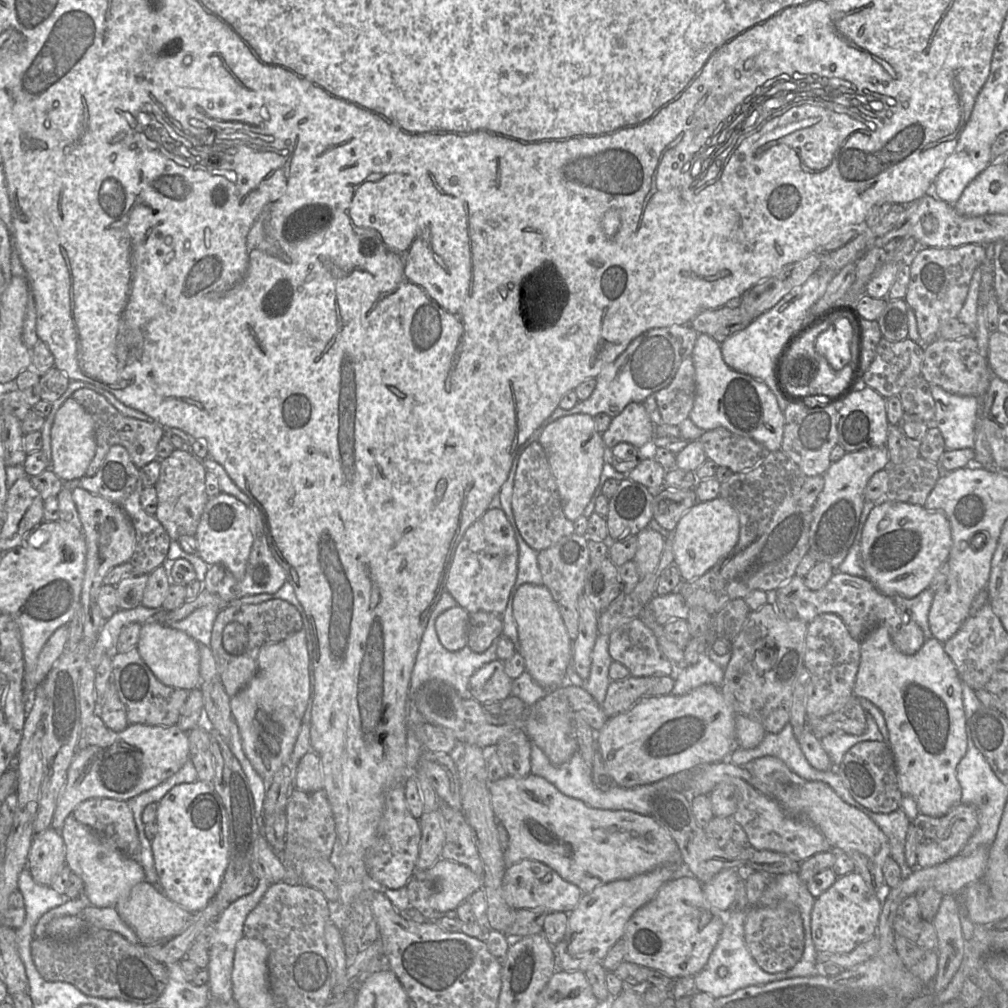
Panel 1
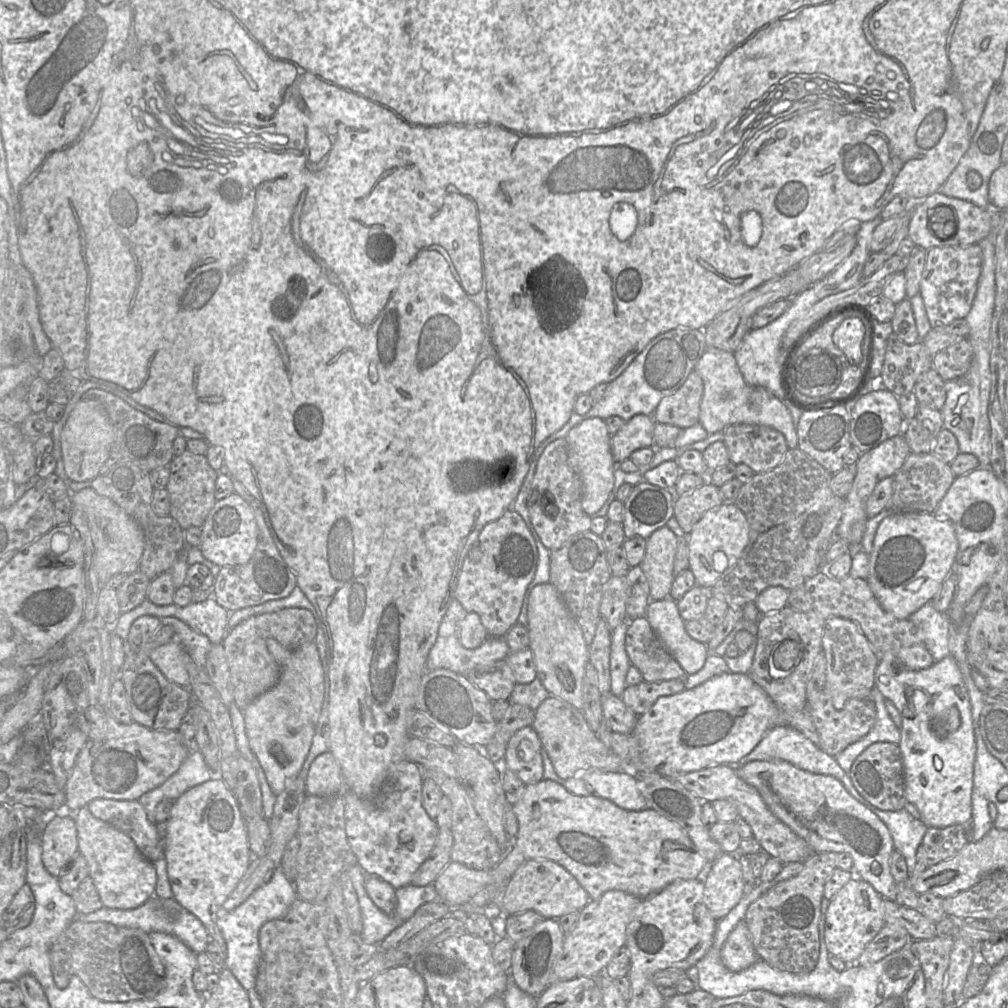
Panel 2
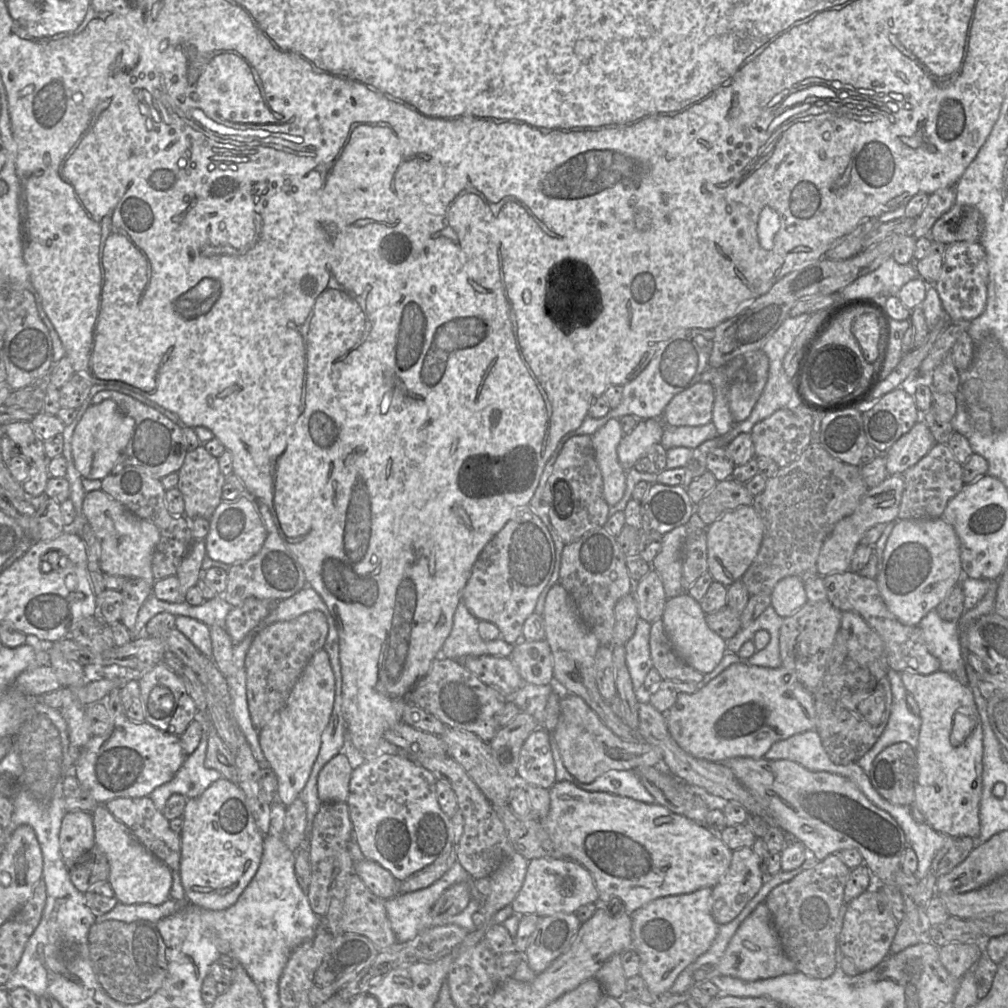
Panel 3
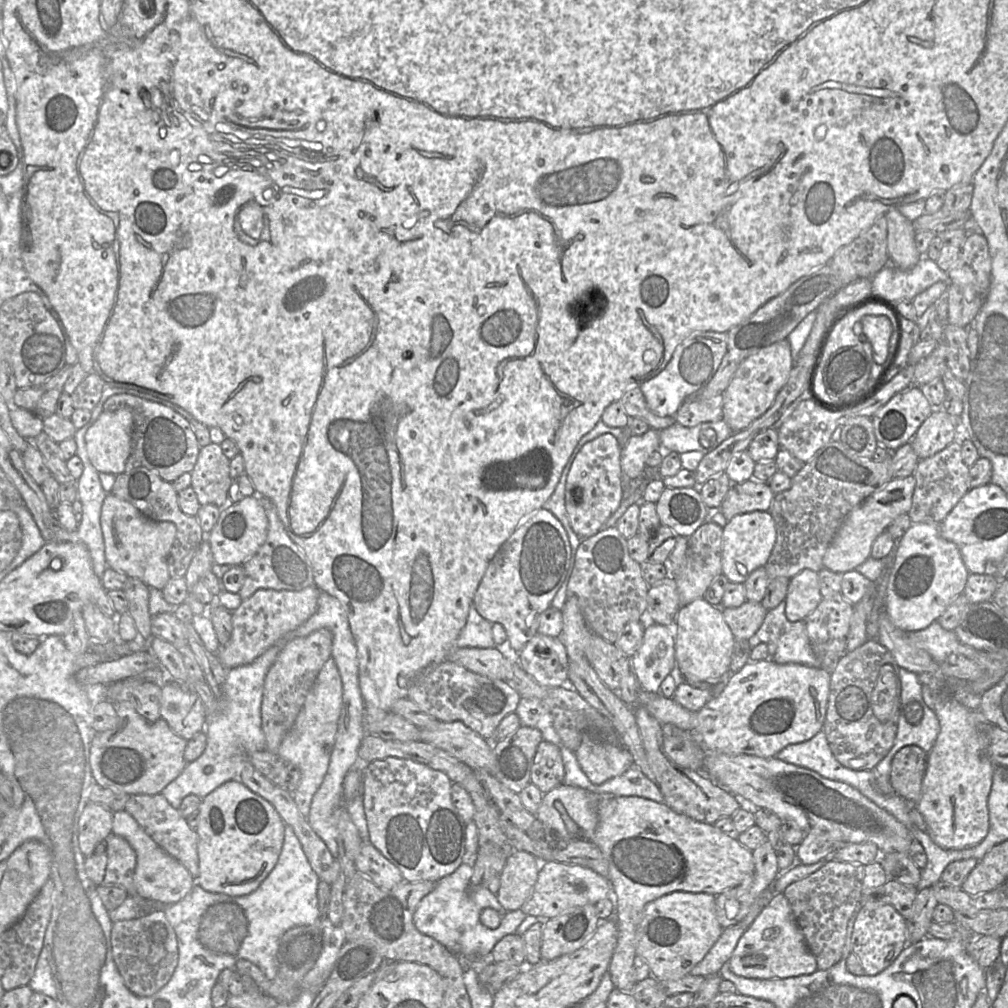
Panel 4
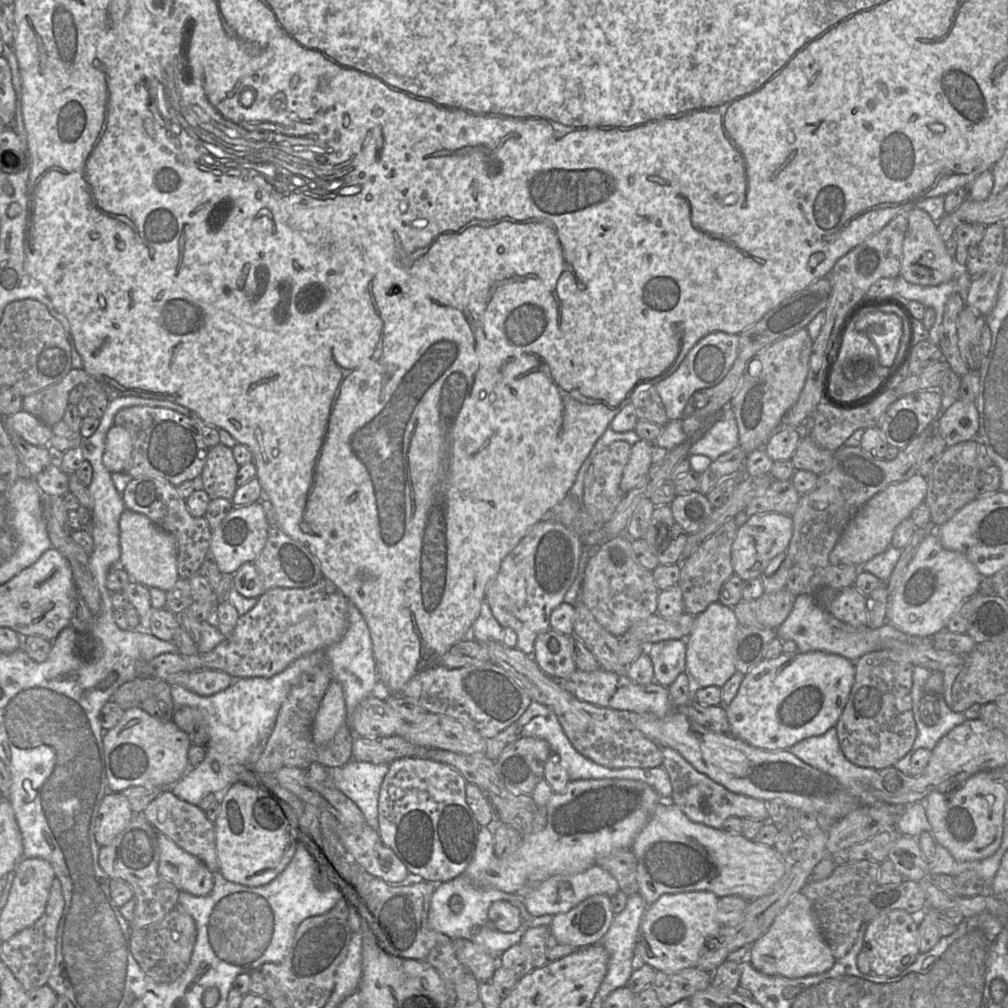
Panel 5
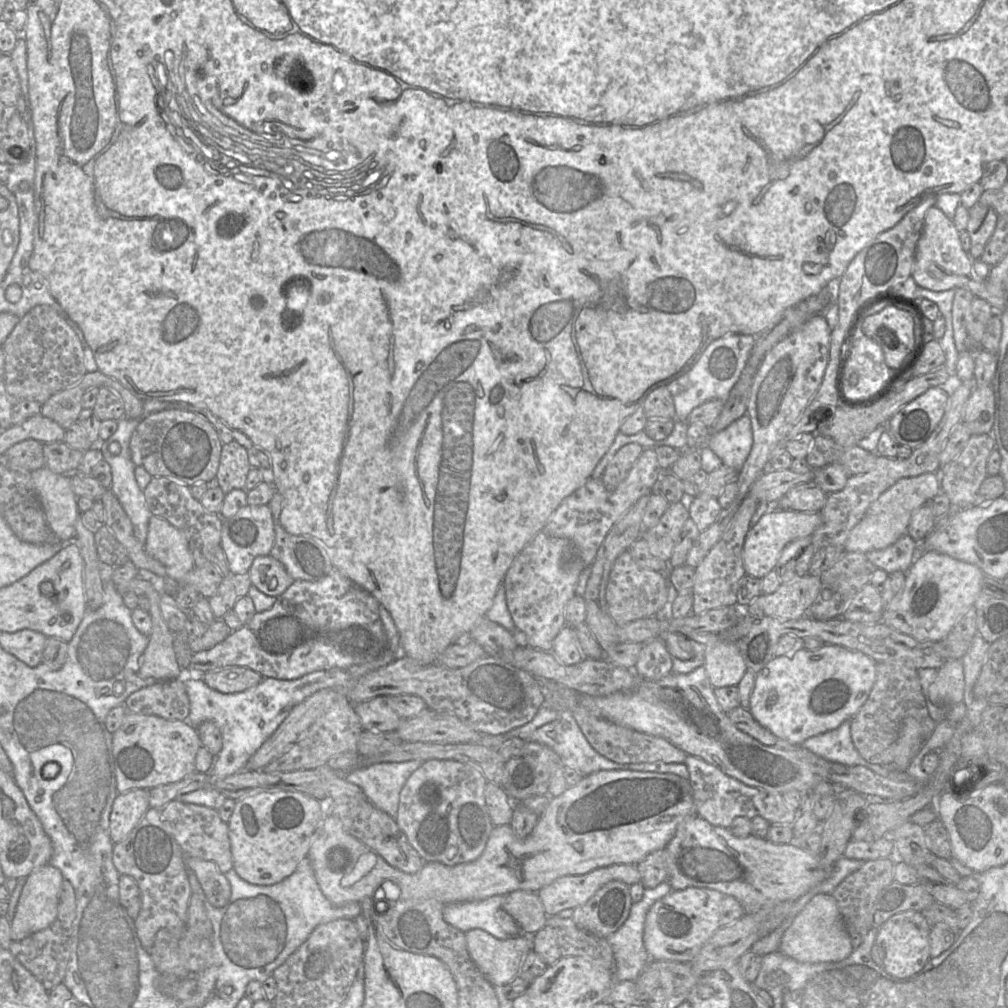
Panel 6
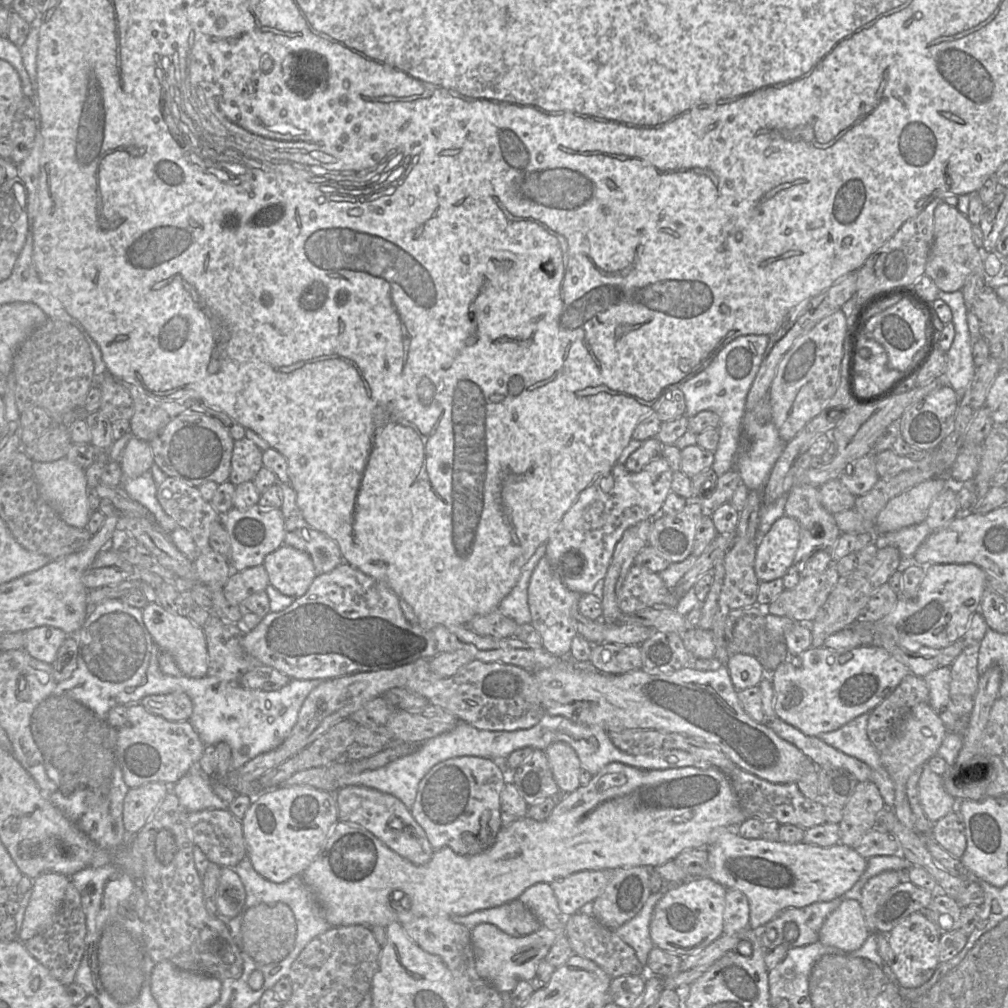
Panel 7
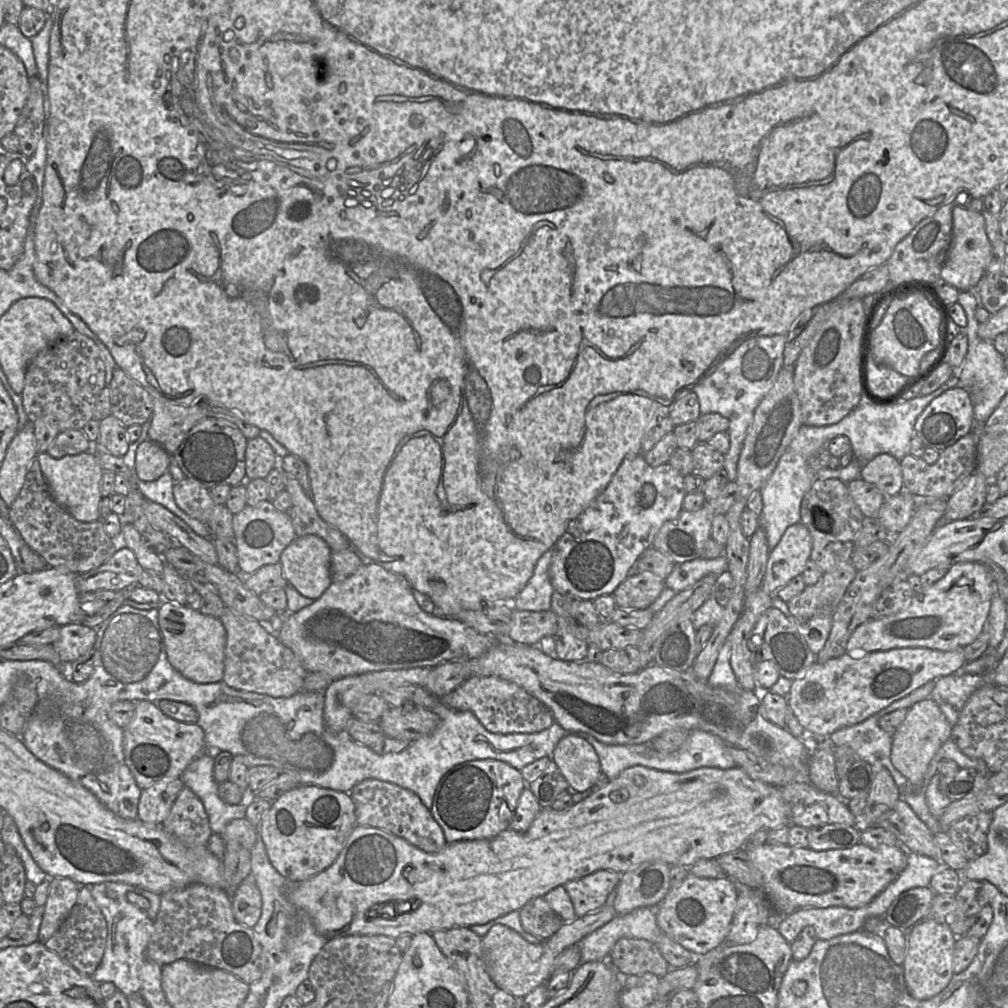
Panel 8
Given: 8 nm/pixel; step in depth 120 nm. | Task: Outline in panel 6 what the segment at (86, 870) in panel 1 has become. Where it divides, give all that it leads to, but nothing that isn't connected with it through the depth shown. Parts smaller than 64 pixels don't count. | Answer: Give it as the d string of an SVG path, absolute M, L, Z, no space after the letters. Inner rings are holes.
M187 856L184 862L186 873L189 868L195 874L205 901L215 908L224 907L231 896L231 886L226 876L218 870L216 864Z

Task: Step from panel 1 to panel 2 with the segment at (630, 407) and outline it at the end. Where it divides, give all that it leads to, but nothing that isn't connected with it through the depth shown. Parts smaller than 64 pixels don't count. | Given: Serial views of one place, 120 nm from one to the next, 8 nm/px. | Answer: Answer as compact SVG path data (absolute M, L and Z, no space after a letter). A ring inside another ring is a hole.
M637 414L611 436L611 453L614 461L620 462L630 458L633 451L653 446L655 420L652 416Z

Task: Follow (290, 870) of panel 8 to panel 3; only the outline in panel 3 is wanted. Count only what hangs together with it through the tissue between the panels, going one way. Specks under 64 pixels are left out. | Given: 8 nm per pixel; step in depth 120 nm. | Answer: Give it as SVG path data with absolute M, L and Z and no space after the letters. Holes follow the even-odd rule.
M219 779L199 797L187 800L181 819L183 826L179 833L181 840L179 875L185 899L193 905L212 911L231 907L255 876L264 849L265 837L256 826L244 793L229 780Z

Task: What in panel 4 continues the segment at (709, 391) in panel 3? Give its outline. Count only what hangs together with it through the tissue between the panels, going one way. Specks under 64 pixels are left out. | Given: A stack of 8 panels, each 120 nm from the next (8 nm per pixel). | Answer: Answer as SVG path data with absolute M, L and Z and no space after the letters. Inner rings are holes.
M723 395L709 399L685 399L674 416L674 421L684 427L714 423L724 418Z

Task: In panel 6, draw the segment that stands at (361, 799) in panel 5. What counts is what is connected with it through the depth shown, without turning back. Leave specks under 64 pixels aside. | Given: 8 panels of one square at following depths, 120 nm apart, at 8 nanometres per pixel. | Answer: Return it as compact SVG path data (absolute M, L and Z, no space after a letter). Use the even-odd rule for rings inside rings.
M412 760L354 766L344 773L344 778L358 786L376 808L395 817L403 786L423 762Z

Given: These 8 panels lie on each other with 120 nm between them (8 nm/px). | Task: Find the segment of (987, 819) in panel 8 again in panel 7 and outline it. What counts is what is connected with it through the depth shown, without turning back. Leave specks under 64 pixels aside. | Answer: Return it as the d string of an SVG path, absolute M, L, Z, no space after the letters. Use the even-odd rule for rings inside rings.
M952 811L933 824L933 838L955 858L960 859L966 849L966 837L961 816Z

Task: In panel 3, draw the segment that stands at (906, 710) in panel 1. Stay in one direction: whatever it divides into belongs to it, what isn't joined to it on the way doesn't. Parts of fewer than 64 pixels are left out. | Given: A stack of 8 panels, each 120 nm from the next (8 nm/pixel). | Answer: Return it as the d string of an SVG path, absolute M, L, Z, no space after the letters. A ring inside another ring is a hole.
M941 669L928 674L900 673L907 691L907 703L912 713L921 718L918 744L915 747L917 778L913 805L924 815L926 823L935 831L950 837L970 837L976 839L980 833L979 807L983 790L983 729L974 695L968 685L962 685L951 674ZM956 712L966 714L971 719L972 731L960 744L953 745L951 732Z

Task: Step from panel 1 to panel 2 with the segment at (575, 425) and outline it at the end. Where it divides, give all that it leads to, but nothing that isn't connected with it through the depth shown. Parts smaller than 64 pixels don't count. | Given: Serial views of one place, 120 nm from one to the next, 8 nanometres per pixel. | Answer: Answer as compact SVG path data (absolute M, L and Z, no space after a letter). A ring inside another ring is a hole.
M598 417L583 420L567 433L568 462L582 483L582 508L594 516L608 501L614 489L614 469L617 464L611 453L611 435L605 421Z

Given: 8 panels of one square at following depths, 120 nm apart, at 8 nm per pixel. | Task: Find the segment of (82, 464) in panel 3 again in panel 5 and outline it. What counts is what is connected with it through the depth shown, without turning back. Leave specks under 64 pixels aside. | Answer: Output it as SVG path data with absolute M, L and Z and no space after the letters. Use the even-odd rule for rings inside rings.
M113 425L106 434L102 460L110 472L128 472L132 465L133 441L123 426Z

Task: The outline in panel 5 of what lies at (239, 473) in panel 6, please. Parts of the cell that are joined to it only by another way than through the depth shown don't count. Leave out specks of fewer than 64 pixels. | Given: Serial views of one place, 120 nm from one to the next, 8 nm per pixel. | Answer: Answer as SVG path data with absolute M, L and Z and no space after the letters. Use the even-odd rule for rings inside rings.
M222 443L211 447L200 475L202 489L211 500L215 498L231 500L238 487L236 482L238 470L239 464L233 456L232 448Z

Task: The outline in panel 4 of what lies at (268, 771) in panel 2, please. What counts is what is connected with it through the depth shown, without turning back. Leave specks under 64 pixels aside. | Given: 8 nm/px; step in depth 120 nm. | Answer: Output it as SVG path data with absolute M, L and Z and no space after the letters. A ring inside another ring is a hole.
M331 657L319 671L295 723L277 750L277 755L284 763L292 764L300 772L300 781L291 795L298 810L305 817L309 814L312 798L328 770L343 705L342 696L341 677Z

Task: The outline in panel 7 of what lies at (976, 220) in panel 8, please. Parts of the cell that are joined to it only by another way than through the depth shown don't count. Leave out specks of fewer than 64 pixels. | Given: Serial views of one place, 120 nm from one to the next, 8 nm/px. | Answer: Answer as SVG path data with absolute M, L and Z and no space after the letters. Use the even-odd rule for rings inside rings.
M945 202L934 211L934 241L925 266L925 274L942 292L961 291L971 274L984 261L984 251L974 242L972 224L967 215Z

